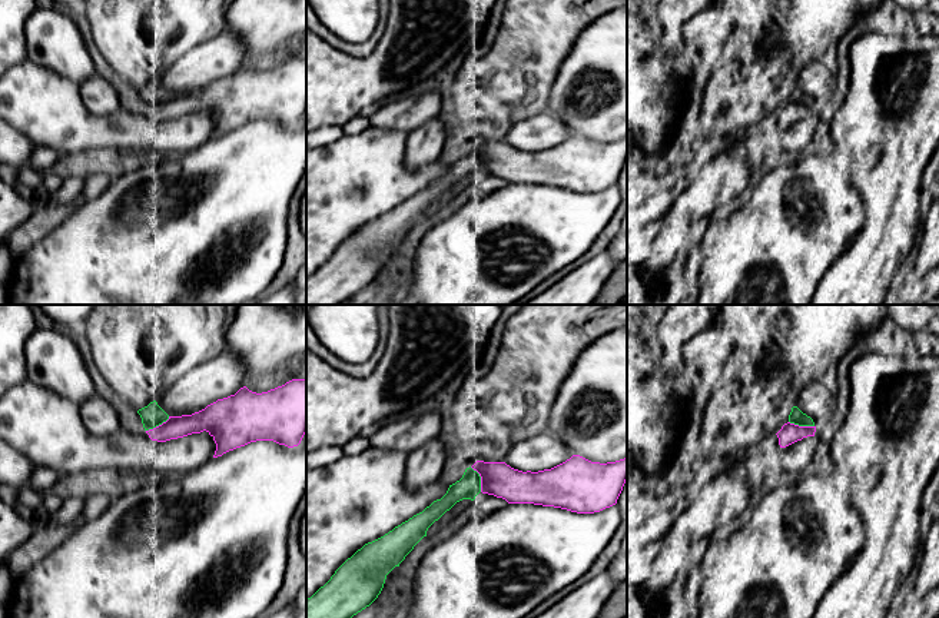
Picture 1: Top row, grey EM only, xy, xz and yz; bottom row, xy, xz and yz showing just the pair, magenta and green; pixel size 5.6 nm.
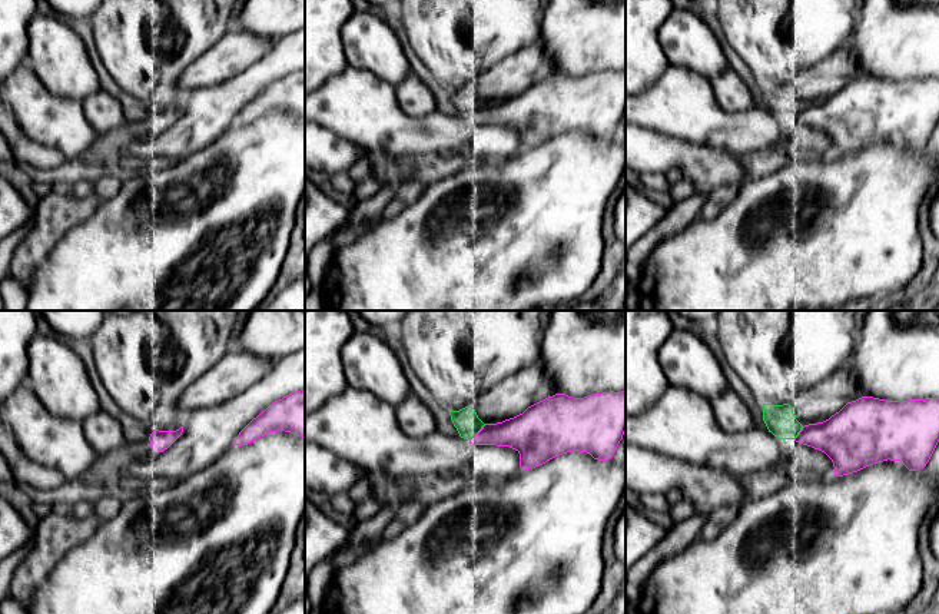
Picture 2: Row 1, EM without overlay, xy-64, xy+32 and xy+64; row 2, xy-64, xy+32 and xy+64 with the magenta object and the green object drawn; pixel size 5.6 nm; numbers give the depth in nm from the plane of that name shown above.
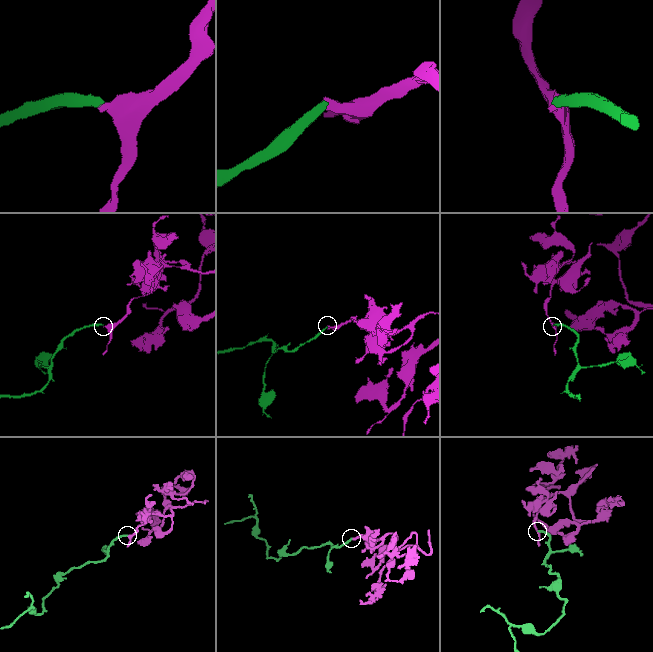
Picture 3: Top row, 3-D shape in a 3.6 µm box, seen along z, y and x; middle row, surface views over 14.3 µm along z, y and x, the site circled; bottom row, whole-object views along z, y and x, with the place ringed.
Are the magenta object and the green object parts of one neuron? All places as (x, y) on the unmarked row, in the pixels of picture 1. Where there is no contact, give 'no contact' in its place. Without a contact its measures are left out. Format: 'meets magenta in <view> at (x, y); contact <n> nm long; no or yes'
meets magenta in xz at (481, 158); contact 160 nm long; no

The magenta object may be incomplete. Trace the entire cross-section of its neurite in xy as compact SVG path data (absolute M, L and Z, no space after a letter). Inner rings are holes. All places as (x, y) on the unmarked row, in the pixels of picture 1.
M292 59L262 73L243 66L199 92L169 96L146 113L166 122L203 110L216 123L213 137L256 120L298 126L306 113L306 59Z

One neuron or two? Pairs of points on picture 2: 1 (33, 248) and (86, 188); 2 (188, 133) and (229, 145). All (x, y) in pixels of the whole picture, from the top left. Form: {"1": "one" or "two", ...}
{"1": "two", "2": "two"}

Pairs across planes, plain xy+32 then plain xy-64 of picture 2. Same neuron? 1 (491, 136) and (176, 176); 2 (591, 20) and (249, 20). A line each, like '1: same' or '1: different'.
1: different
2: same

